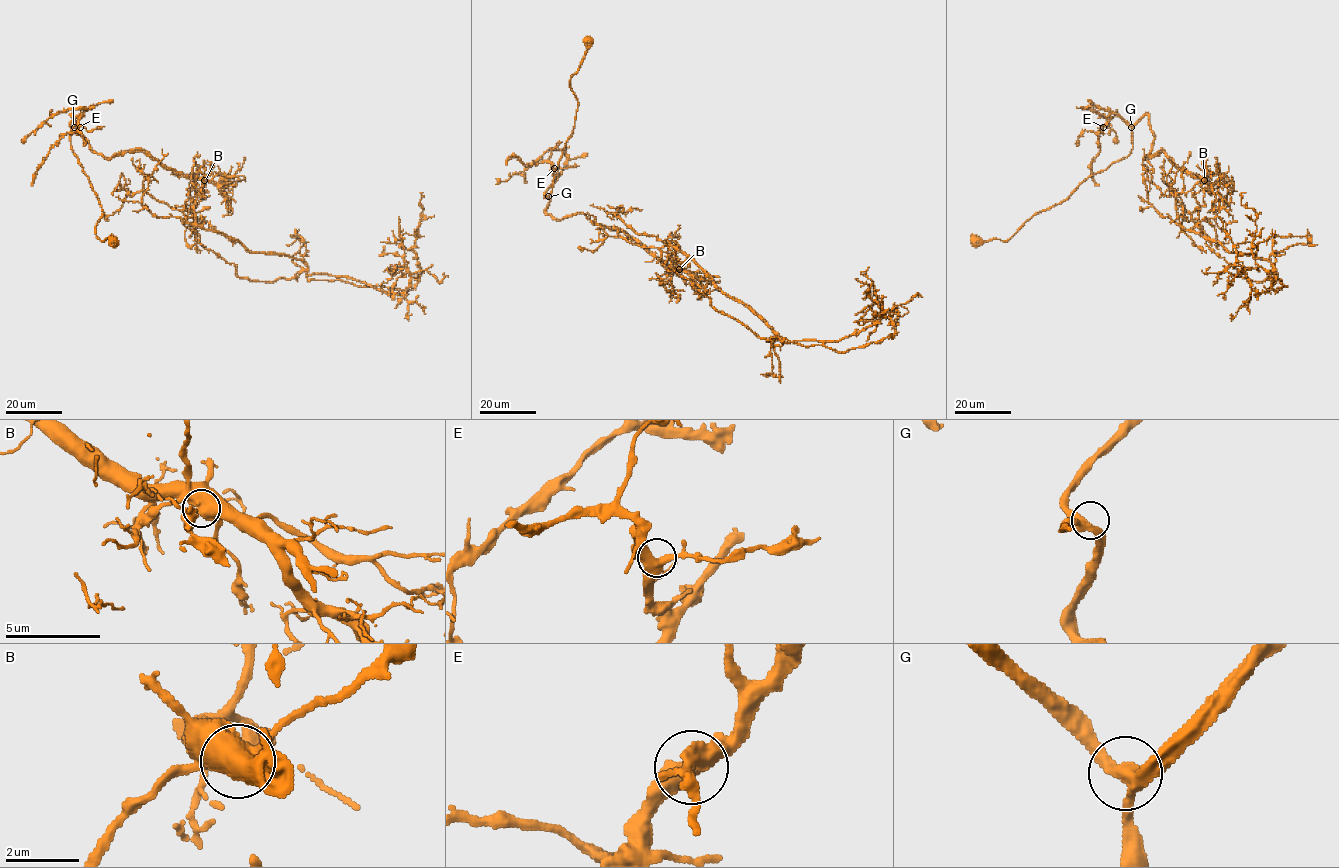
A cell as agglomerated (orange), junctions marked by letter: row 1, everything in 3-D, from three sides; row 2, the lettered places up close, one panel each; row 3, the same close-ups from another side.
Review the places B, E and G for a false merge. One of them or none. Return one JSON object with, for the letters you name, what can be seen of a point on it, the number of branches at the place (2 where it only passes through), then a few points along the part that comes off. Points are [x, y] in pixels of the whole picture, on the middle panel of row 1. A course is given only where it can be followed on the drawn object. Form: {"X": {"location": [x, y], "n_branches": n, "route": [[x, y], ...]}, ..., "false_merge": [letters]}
{"B": {"location": [679, 269], "n_branches": 2, "route": [[679, 270], [668, 241], [781, 341], [806, 346], [881, 341], [897, 309]]}, "false_merge": ["B"]}

